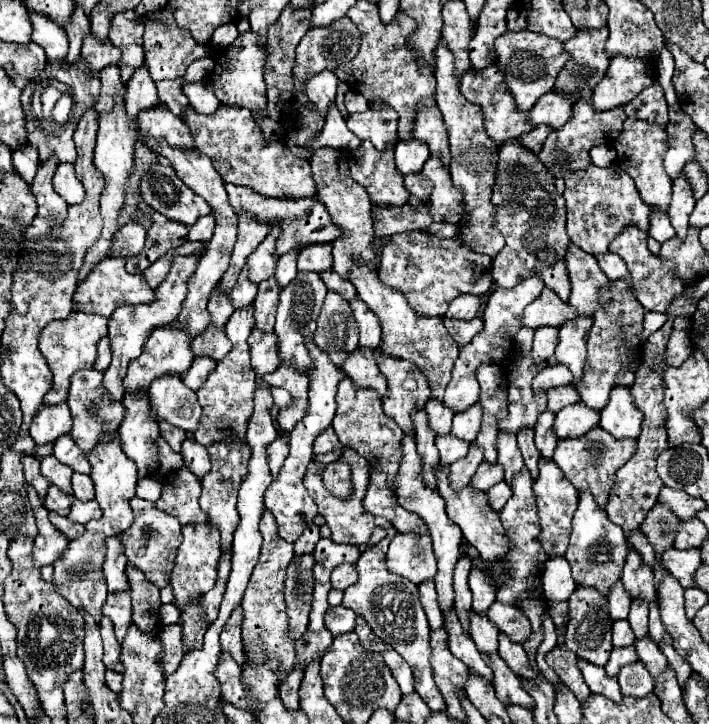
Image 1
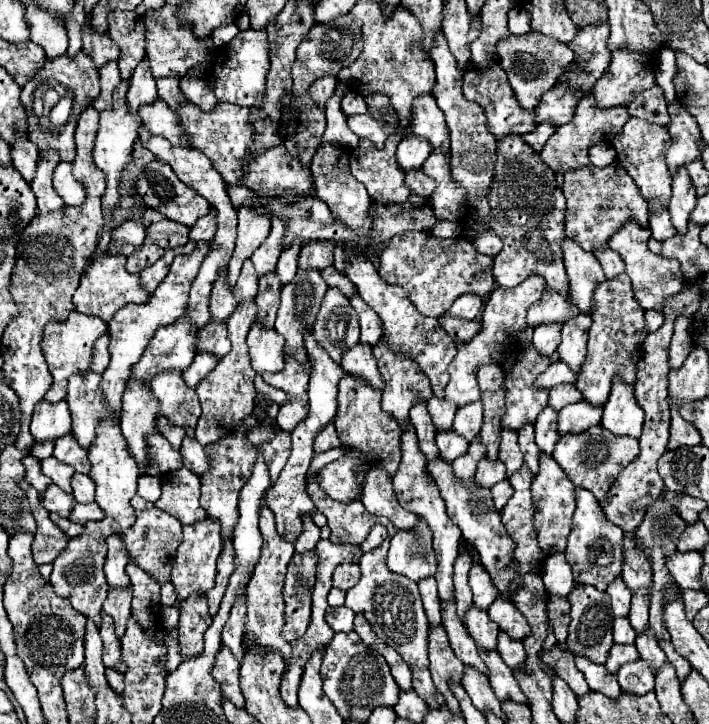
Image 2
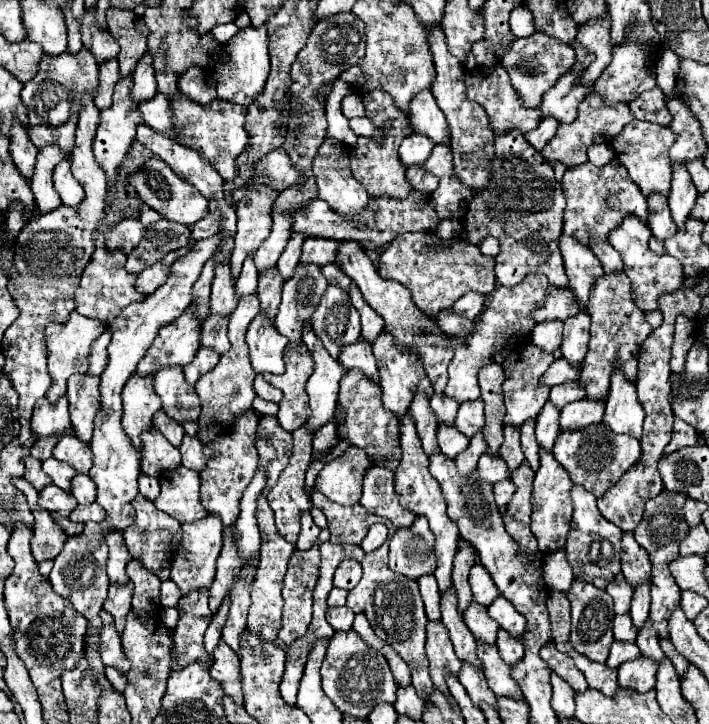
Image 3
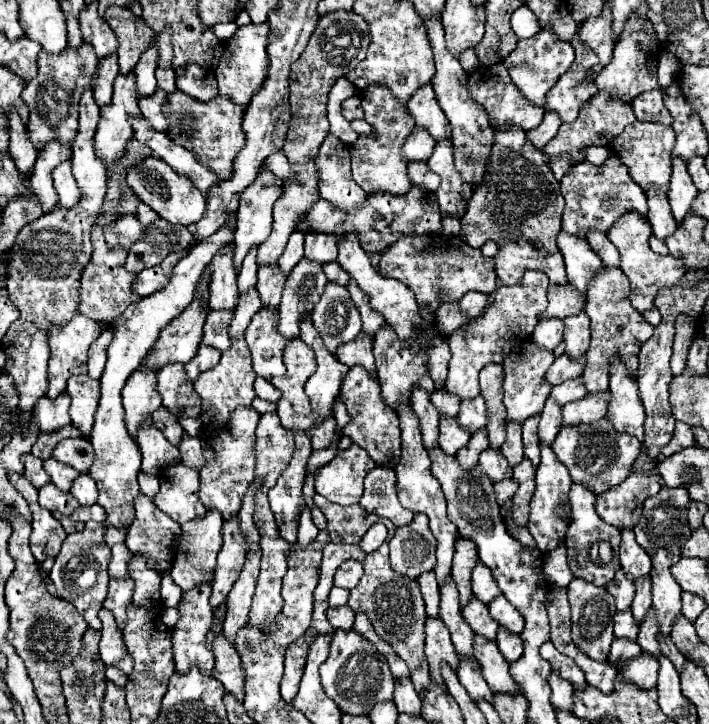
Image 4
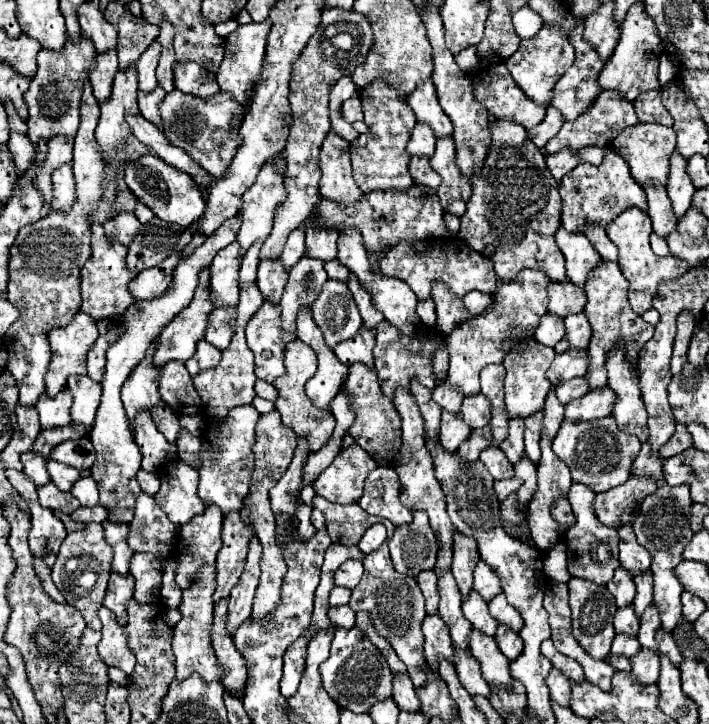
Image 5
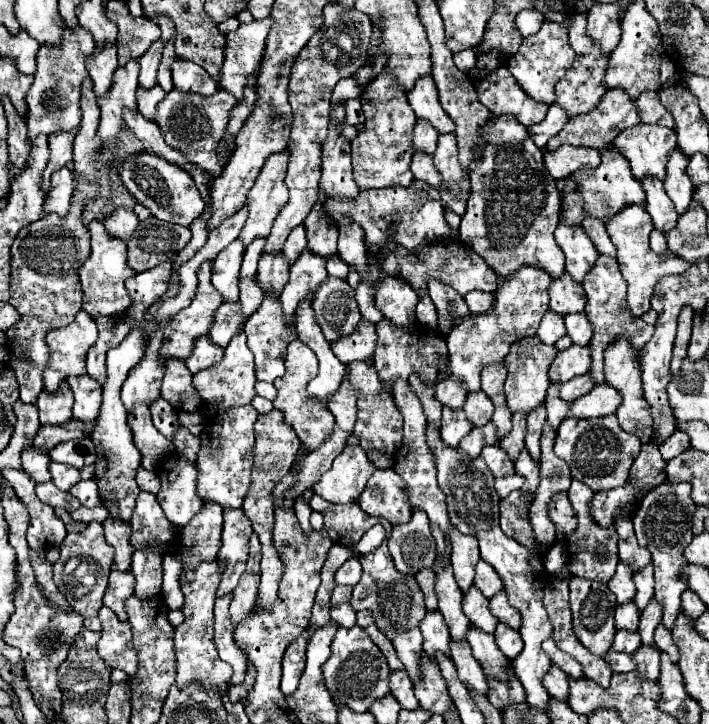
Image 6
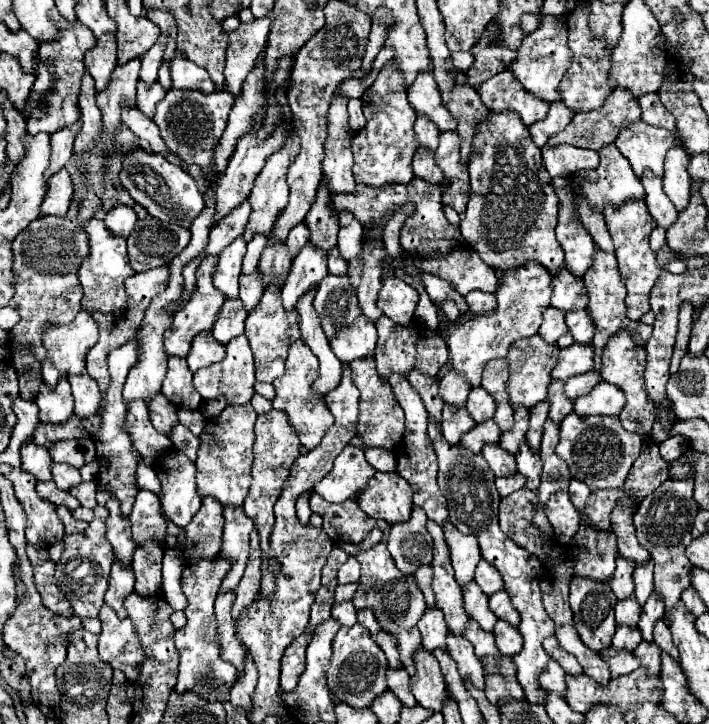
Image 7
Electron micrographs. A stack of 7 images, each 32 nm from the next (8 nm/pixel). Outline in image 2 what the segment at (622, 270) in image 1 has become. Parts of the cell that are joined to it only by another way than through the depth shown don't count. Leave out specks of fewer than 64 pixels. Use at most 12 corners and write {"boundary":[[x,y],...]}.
{"boundary":[[610,248],[594,252],[606,278],[626,270],[624,260]]}

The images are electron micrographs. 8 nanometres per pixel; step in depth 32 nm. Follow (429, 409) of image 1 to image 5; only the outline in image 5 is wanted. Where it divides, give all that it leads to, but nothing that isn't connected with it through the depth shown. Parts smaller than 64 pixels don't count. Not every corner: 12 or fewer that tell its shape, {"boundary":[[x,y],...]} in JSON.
{"boundary":[[438,384],[432,400],[450,414],[460,412],[462,396]]}

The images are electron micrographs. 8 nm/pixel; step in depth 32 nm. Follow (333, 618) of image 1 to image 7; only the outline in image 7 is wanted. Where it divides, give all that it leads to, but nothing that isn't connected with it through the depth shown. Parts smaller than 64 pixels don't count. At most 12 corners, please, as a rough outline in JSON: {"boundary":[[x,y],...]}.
{"boundary":[[350,602],[332,606],[332,618],[342,626],[356,624],[356,610]]}

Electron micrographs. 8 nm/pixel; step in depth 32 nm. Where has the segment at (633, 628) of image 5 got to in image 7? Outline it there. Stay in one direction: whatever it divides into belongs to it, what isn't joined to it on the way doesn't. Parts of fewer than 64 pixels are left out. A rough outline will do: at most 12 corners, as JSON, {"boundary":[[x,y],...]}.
{"boundary":[[636,598],[616,604],[616,624],[636,628],[640,606]]}

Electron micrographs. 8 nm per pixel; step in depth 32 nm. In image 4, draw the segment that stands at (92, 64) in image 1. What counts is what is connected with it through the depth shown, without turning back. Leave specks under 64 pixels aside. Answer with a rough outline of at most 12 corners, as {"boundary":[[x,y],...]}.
{"boundary":[[98,4],[80,14],[82,40],[98,60],[118,52],[118,40],[96,12]]}

